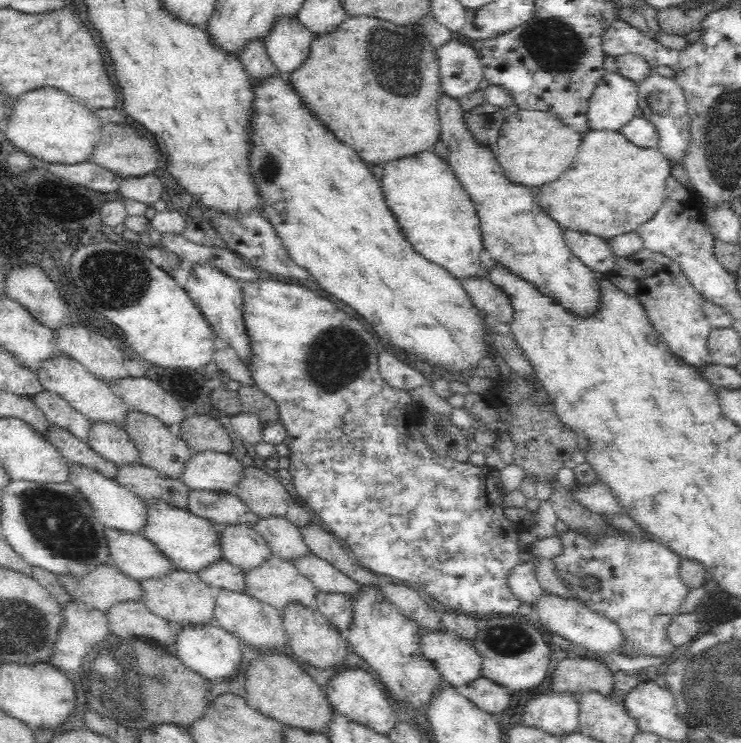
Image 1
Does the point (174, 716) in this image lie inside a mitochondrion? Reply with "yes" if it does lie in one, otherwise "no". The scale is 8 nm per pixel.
no

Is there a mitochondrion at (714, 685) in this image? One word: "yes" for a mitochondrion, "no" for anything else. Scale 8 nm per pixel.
yes

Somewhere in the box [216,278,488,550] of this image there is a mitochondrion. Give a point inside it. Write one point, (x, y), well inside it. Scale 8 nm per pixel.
(335, 363)

